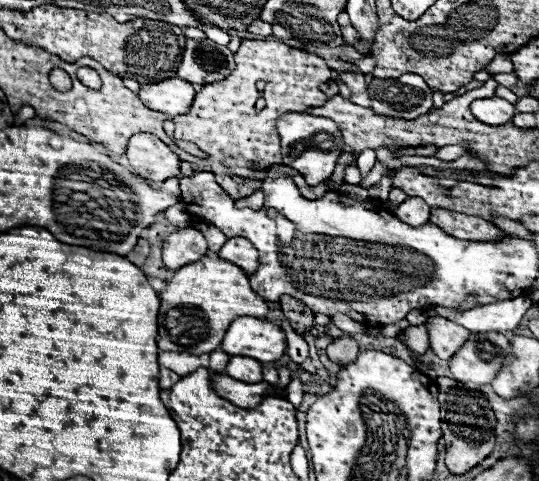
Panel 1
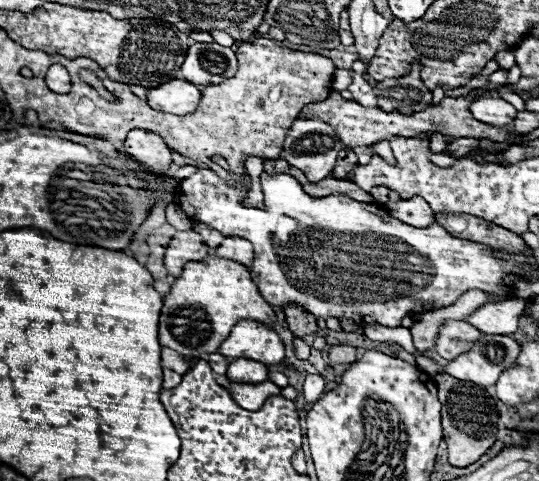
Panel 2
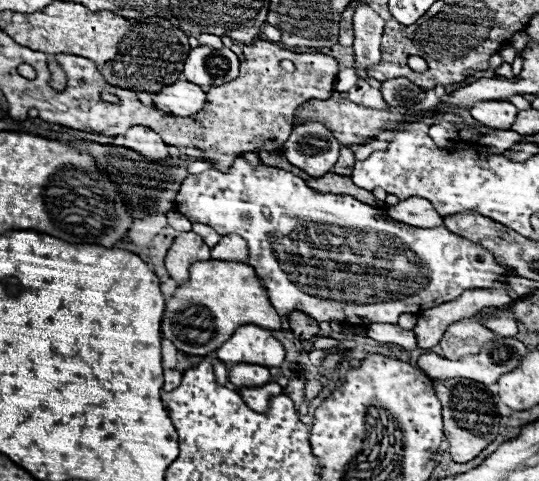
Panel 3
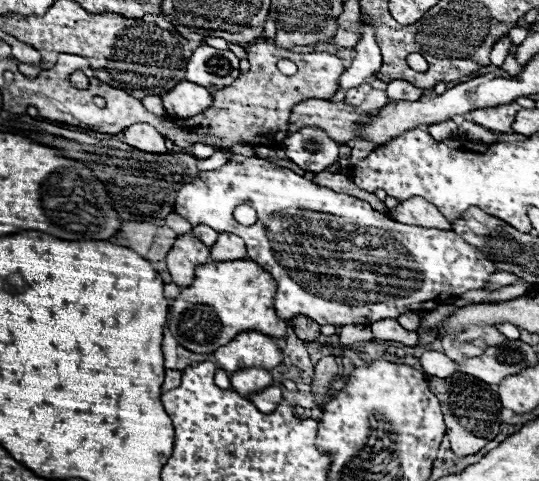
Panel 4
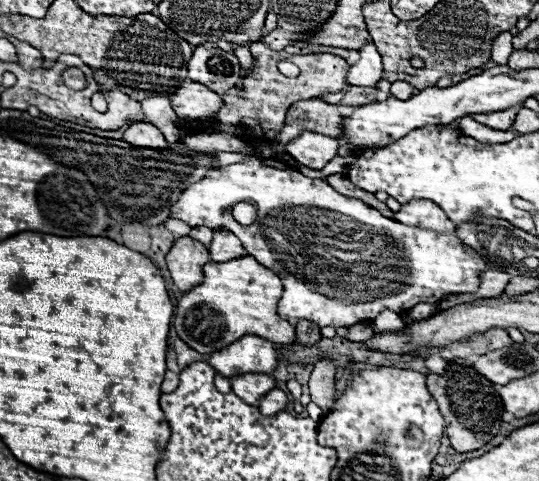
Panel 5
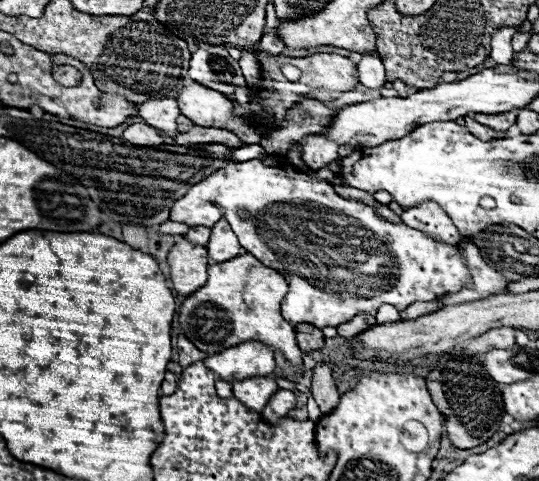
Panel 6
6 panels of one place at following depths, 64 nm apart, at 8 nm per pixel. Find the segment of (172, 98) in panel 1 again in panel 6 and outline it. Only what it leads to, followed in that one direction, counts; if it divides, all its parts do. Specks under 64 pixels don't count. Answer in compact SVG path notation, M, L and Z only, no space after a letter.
M194 82L190 86L184 86L176 100L180 114L194 120L196 126L226 128L246 144L260 144L262 140L262 136L258 136L244 118L232 118L232 102L216 90L204 88L202 84Z

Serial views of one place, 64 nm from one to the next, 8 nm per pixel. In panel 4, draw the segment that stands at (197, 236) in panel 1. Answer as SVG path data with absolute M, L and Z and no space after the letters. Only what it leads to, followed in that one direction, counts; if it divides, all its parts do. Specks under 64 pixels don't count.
M182 234L176 238L172 250L166 256L168 272L172 274L174 284L190 286L194 280L194 268L210 260L210 248L196 240L196 236Z

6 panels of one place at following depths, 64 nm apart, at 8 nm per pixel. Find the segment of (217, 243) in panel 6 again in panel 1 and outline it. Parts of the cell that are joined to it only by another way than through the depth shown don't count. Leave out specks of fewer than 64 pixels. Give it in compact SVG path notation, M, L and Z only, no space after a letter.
M230 238L222 246L218 256L232 262L232 264L236 264L238 268L242 268L246 272L246 276L252 276L252 272L256 272L256 268L258 268L258 252L244 238Z

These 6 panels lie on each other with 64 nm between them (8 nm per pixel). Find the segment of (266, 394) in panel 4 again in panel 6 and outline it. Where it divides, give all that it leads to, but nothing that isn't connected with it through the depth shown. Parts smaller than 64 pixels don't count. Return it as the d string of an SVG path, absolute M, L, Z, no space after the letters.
M276 390L276 396L272 396L272 400L268 400L268 408L264 408L262 416L268 422L278 422L280 418L284 418L292 408L296 406L296 396L290 390Z

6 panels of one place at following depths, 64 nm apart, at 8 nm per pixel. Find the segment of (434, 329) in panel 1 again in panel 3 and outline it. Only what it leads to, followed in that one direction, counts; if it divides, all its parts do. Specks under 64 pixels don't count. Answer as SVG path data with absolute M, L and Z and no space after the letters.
M458 320L450 324L440 340L440 348L444 352L444 358L458 360L466 354L476 354L480 350L480 344L492 340L494 334L480 326L474 320Z

